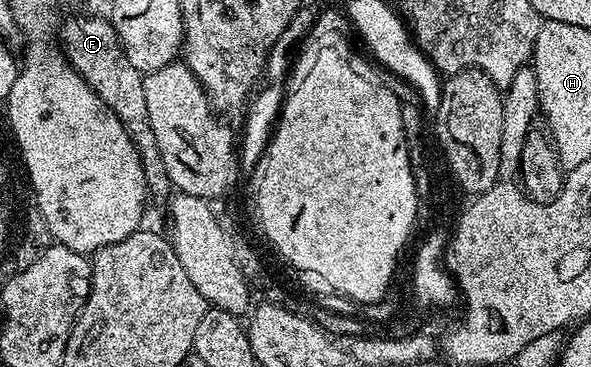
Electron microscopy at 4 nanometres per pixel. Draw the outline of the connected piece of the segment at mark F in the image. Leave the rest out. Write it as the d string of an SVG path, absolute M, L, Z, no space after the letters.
M75 16L66 23L64 21L61 26L61 42L69 64L99 94L100 100L115 113L132 138L132 144L143 166L145 189L152 208L147 214L148 223L150 220L152 229L164 229L167 224L167 209L175 189L167 172L167 166L163 163L155 134L151 132L147 98L144 97L143 89L144 75L128 61L117 31L106 17L103 19L97 16Z

